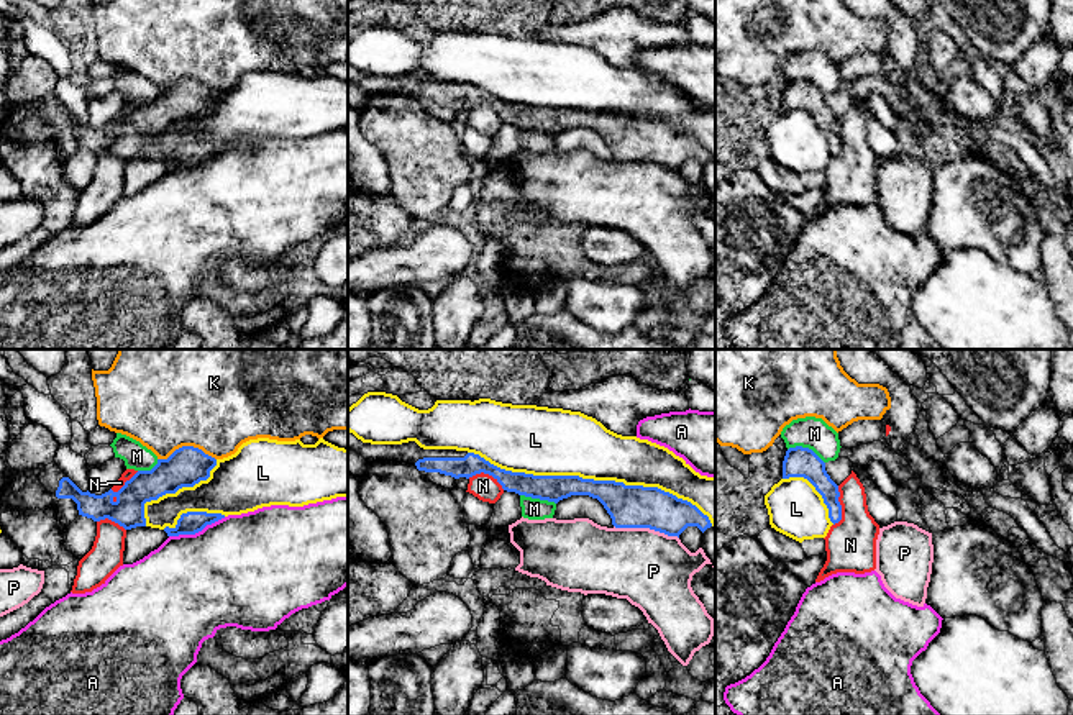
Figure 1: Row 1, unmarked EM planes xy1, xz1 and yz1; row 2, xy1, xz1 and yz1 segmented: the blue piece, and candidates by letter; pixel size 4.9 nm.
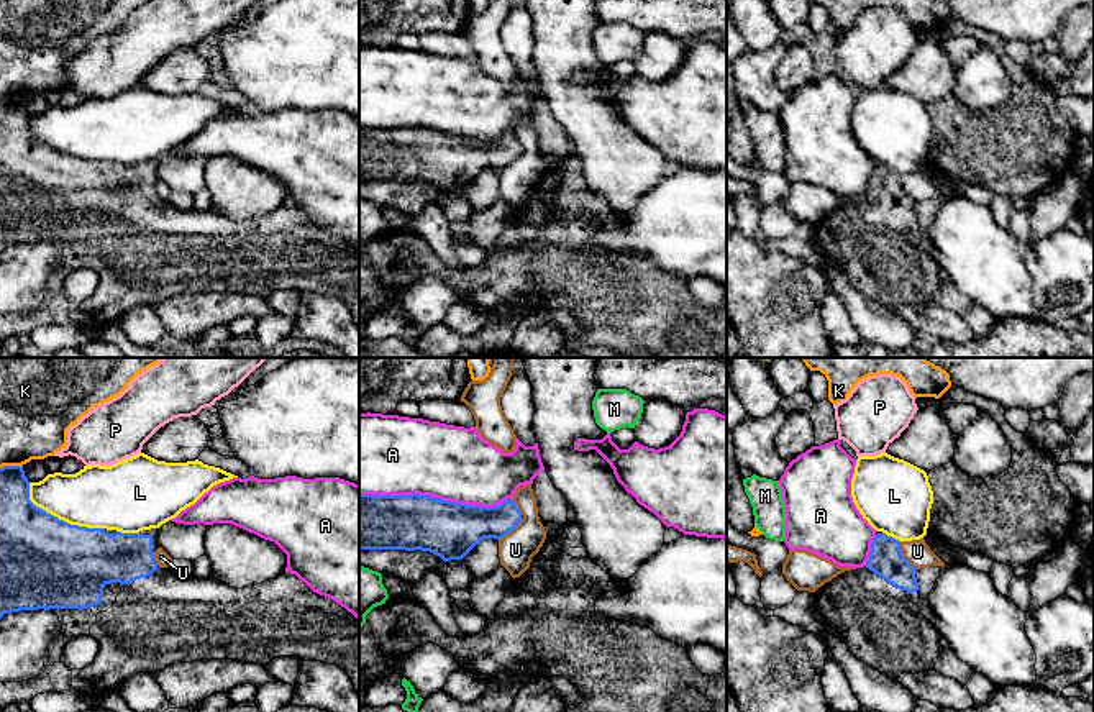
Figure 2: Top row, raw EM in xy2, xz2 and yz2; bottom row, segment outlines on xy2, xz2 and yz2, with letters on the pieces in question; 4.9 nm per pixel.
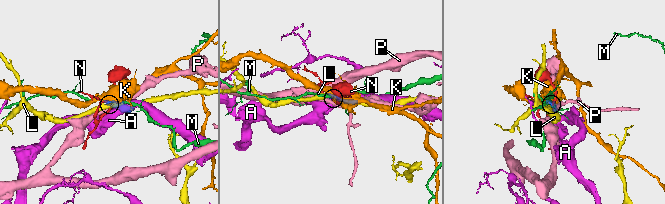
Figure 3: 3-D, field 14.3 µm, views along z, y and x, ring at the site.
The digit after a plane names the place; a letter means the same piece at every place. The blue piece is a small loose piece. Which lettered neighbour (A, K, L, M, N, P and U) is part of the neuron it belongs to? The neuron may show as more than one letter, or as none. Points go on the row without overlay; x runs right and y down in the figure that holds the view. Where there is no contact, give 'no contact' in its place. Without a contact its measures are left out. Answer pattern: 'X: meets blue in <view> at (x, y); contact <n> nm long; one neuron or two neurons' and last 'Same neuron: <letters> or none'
A: meets blue in xz2 at (435, 130); contact 750 nm long; two neurons
K: meets blue in xy1 at (186, 79); contact 280 nm long; two neurons
L: meets blue in xz1 at (593, 112); contact 1250 nm long; two neurons
M: meets blue in yz1 at (806, 81); contact 200 nm long; two neurons
N: meets blue in yz1 at (840, 138); contact 200 nm long; two neurons
P: meets blue in xz1 at (647, 159); contact 320 nm long; two neurons
U: meets blue in yz2 at (902, 189); contact 170 nm long; two neurons
Same neuron: none

